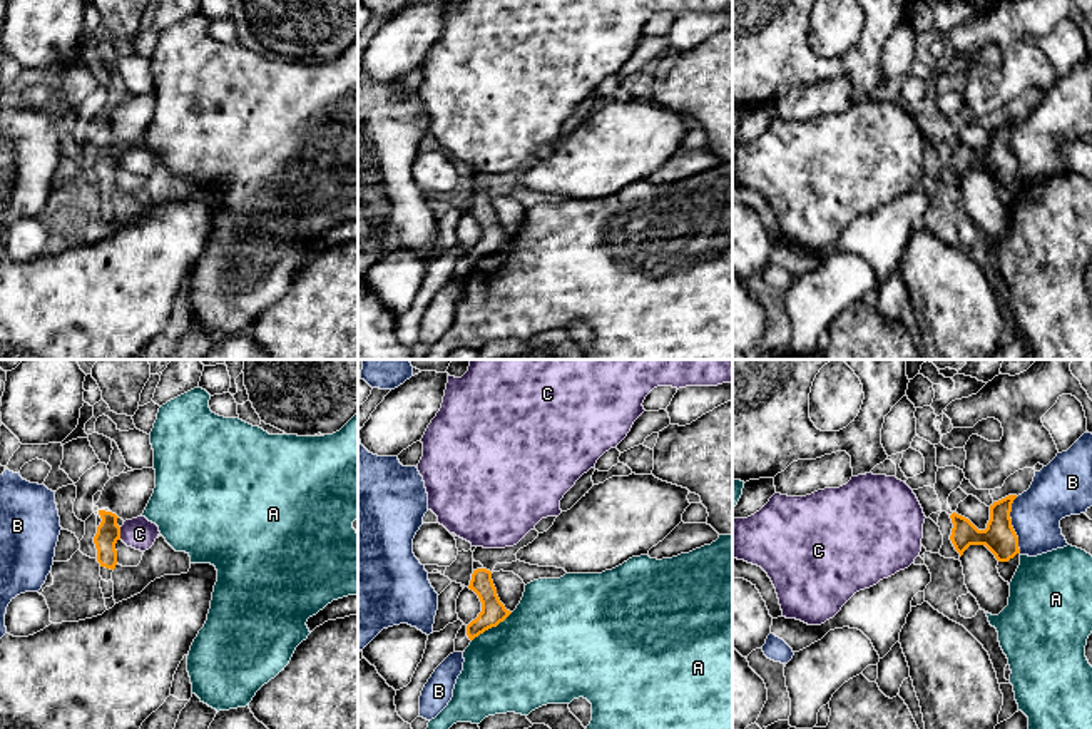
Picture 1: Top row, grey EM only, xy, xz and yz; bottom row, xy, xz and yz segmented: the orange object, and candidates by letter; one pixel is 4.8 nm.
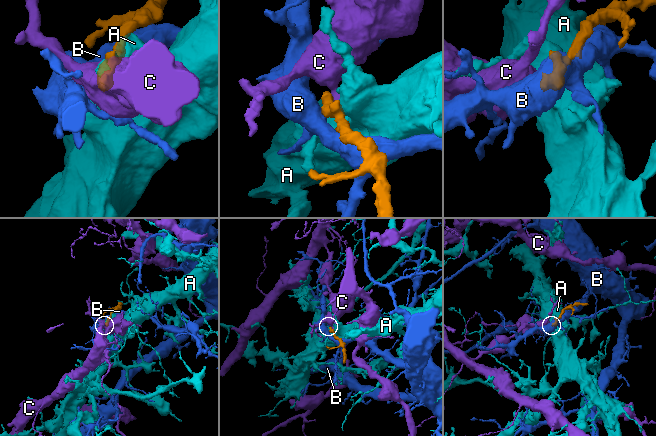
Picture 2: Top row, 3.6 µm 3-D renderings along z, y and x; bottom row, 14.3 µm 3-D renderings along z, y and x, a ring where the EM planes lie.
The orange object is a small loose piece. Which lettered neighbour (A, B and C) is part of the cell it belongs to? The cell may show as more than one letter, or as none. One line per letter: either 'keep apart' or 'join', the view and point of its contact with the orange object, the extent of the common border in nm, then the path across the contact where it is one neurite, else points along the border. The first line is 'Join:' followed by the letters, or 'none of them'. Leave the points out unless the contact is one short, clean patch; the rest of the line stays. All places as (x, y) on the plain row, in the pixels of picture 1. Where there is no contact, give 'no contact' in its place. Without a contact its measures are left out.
Join: none of them
A: keep apart | xz (492, 251) | 240 nm
B: keep apart | yz (1010, 151) | 280 nm
C: keep apart | xy (119, 159) | 60 nm | along xy (119, 152), (121, 164)

